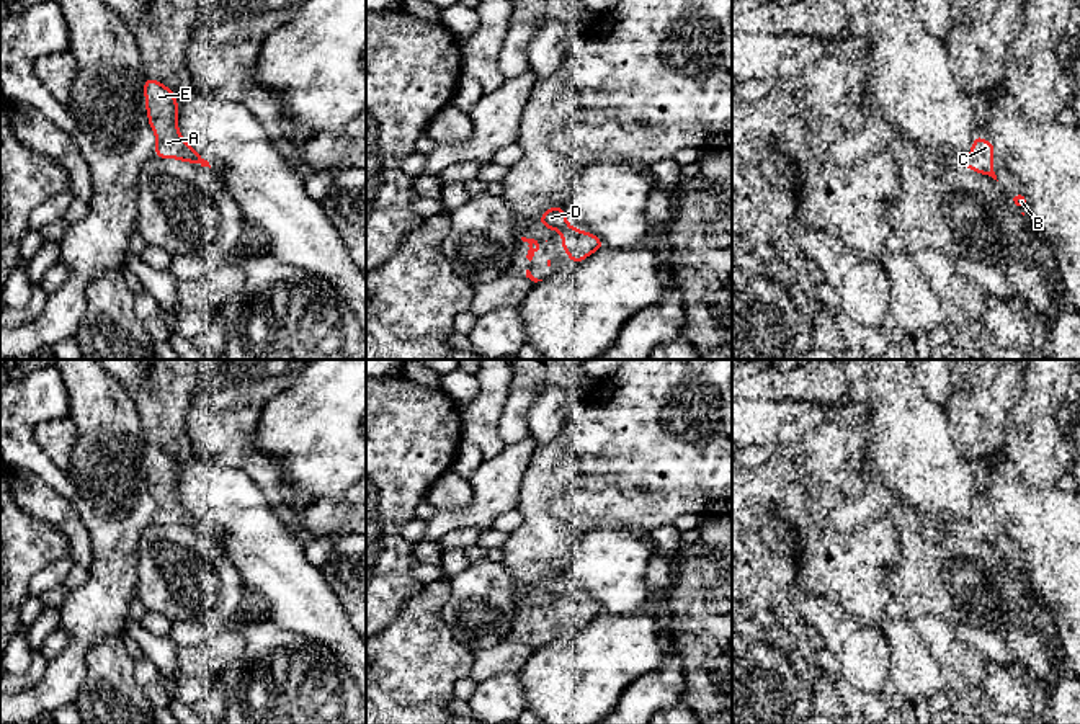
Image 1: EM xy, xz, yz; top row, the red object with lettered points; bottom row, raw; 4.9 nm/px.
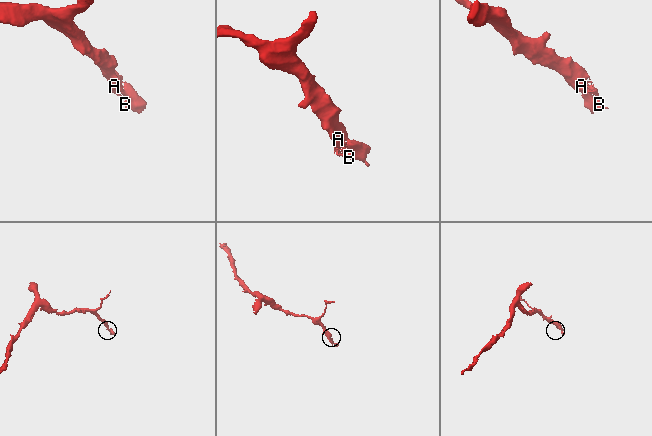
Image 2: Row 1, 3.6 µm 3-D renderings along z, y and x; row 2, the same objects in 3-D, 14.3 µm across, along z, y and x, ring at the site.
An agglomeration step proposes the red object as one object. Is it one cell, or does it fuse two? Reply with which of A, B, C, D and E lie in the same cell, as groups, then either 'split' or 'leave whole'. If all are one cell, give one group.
groups A B C D E; leave whole

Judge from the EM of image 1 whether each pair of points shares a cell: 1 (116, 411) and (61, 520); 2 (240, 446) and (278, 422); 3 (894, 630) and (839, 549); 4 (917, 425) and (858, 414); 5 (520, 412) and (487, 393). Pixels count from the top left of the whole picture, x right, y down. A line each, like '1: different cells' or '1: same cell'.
1: different cells
2: different cells
3: different cells
4: different cells
5: different cells

